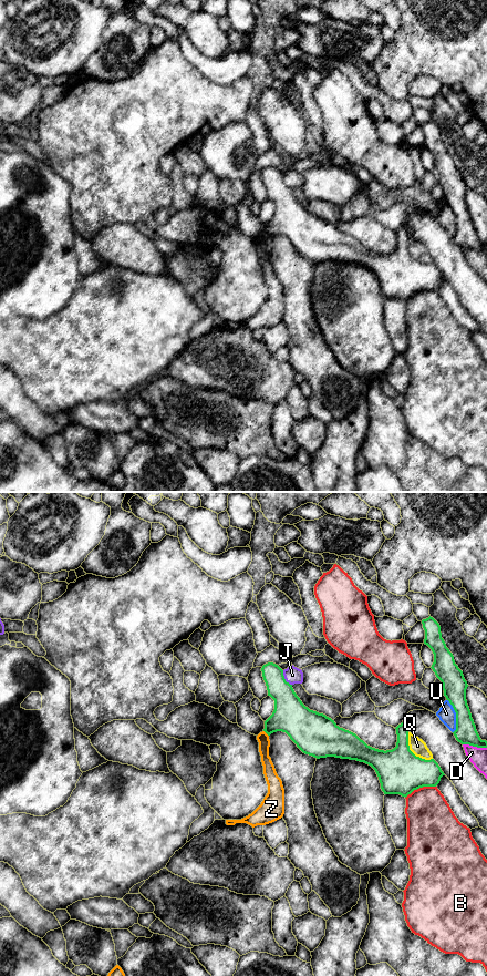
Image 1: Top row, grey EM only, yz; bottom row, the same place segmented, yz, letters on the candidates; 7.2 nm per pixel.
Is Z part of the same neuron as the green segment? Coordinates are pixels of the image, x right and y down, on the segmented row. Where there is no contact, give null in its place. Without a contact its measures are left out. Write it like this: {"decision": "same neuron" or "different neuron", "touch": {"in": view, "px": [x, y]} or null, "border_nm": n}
{"decision": "different neuron", "touch": {"in": "yz", "px": [266, 732]}, "border_nm": 60}

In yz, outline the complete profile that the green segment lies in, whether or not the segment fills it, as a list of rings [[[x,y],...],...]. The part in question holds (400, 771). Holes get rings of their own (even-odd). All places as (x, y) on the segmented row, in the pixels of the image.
[[[268,662],[262,666],[261,671],[268,696],[274,700],[274,710],[265,721],[263,731],[268,736],[277,731],[286,732],[303,753],[317,759],[335,757],[371,766],[379,777],[384,794],[400,794],[406,798],[419,788],[436,787],[441,778],[445,775],[434,759],[422,759],[410,750],[408,730],[403,722],[395,728],[397,742],[394,749],[384,751],[372,748],[355,733],[340,728],[331,718],[305,707],[294,692],[292,685],[286,681],[283,670],[278,665]]]

